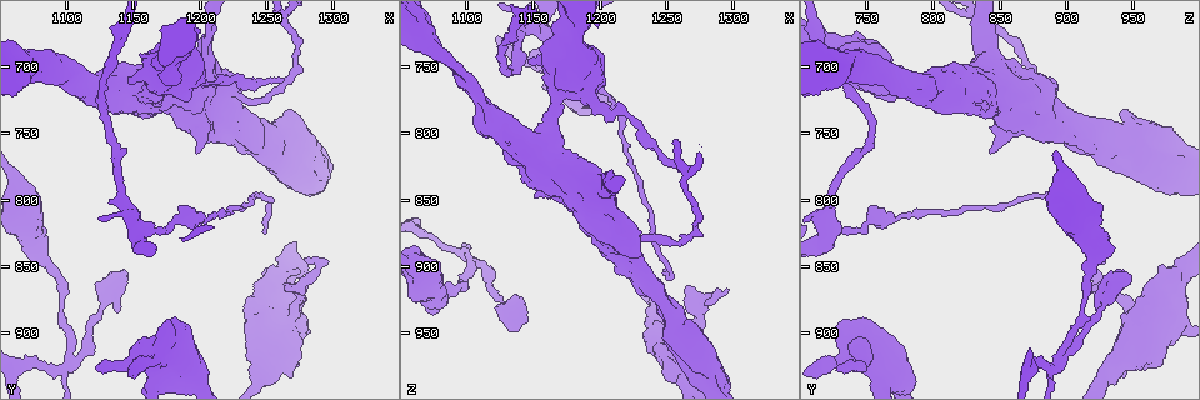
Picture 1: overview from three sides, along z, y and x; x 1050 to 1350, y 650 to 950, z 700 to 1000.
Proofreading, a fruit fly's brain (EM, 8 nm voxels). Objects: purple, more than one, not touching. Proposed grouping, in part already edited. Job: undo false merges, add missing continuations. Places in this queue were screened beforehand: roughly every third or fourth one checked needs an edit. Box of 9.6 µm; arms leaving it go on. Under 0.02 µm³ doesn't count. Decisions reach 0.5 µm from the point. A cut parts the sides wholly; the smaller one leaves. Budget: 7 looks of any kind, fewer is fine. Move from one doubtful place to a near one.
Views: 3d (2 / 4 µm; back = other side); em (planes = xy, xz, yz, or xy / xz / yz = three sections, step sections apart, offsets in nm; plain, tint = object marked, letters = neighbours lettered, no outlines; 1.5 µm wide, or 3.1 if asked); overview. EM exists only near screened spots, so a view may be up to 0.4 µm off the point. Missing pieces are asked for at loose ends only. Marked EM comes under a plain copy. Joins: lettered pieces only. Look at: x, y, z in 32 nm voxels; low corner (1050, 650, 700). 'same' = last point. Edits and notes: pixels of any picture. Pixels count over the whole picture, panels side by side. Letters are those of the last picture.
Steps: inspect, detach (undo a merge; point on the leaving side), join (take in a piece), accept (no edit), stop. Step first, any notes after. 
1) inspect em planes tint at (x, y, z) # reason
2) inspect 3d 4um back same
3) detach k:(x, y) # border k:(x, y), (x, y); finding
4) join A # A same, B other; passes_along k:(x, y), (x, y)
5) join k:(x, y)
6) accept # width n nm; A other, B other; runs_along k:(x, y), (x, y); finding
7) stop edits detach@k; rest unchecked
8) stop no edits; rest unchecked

inspect 3d 4um at (1122, 928, 728) # an open end

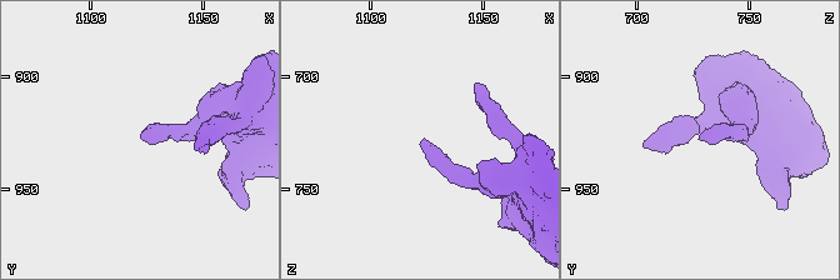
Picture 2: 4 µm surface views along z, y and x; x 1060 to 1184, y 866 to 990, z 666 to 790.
inspect em planes letters at (1122, 927, 727)

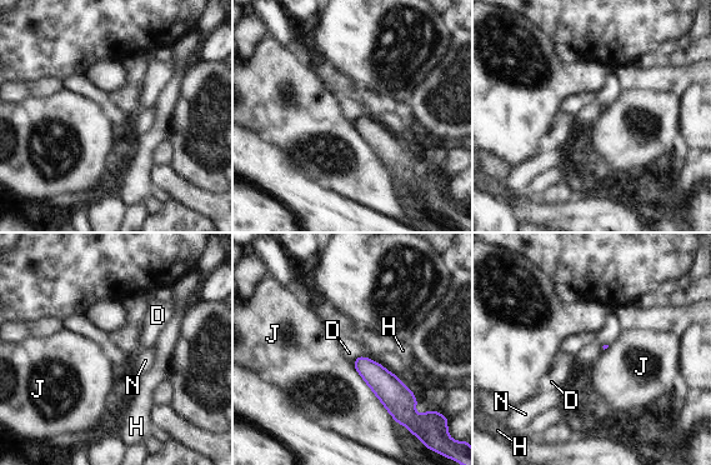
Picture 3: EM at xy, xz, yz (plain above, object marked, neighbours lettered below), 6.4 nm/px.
accept # longest_contact J 500 nm; D other, H other, J other, N other; none of them fits

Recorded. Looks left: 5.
inspect em xy step 4 tint at (1166, 896, 728) # thick end

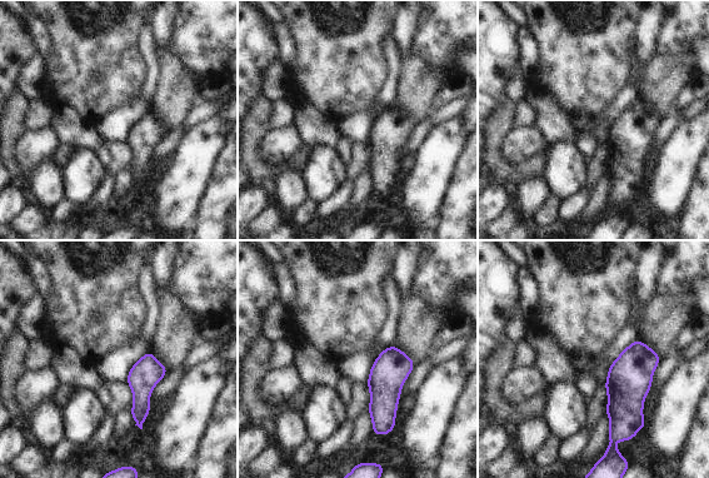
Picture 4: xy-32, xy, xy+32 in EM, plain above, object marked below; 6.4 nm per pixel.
inspect em planes letters same

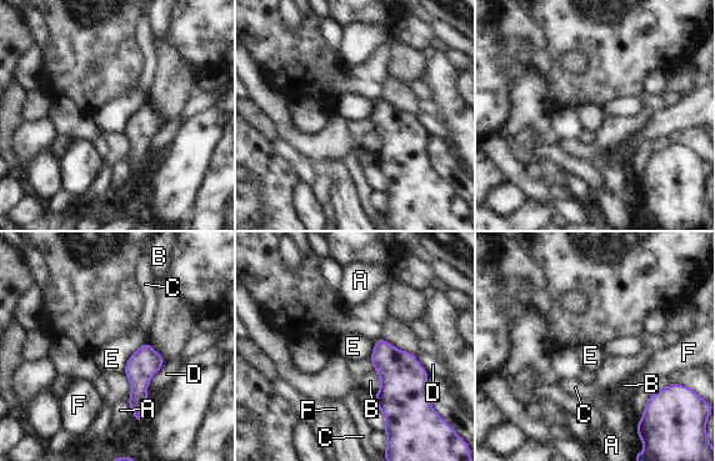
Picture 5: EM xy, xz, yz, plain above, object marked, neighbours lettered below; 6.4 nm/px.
accept # A other, B other, C other, D other, E other, F other; border 5:(146, 340), (130, 356), (123, 371); none of them fits

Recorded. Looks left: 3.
inspect em xy step 8 tint at (1092, 930, 890) # three arms meet

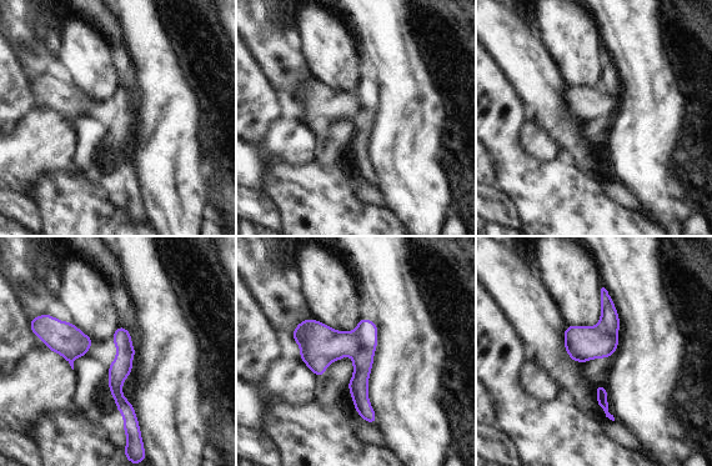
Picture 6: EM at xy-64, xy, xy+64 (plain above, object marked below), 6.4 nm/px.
inspect em planes letters same

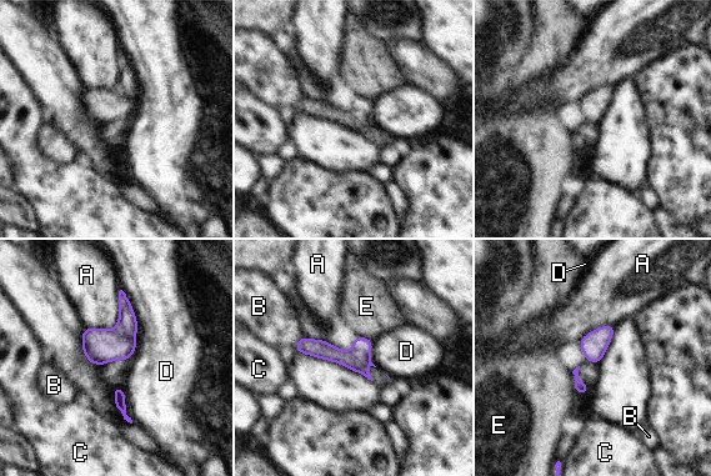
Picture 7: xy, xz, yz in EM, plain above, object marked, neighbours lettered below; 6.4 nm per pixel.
detach 7:(100, 345) # width 120 nm; A other, B other, C other, D other, E other; two neurons meet here

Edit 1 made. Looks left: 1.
stop edits detach@7; rest unchecked

